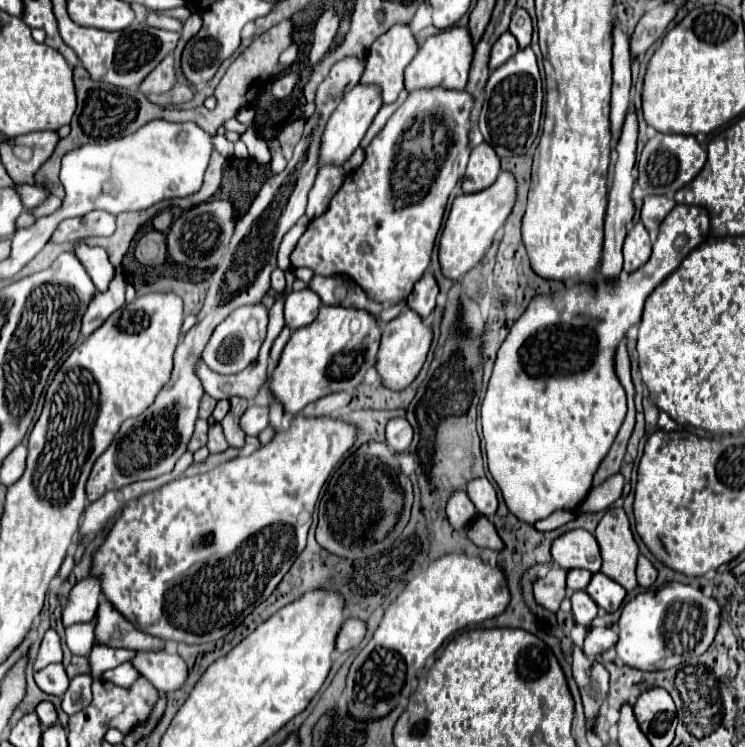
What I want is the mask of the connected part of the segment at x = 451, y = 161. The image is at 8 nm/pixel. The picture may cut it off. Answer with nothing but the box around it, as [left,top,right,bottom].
[291,88,473,306]

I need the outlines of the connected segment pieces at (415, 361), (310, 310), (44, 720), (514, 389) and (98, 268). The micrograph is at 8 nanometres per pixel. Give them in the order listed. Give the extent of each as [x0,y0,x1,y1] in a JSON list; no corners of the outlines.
[[377,308,433,390],[283,288,321,330],[35,700,57,728],[481,204,709,524],[75,242,115,292]]

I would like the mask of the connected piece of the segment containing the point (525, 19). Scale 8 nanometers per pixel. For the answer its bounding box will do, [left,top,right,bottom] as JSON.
[509,8,533,48]

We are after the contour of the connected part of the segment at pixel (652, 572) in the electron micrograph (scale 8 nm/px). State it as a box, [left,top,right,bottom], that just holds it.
[637,554,657,588]

